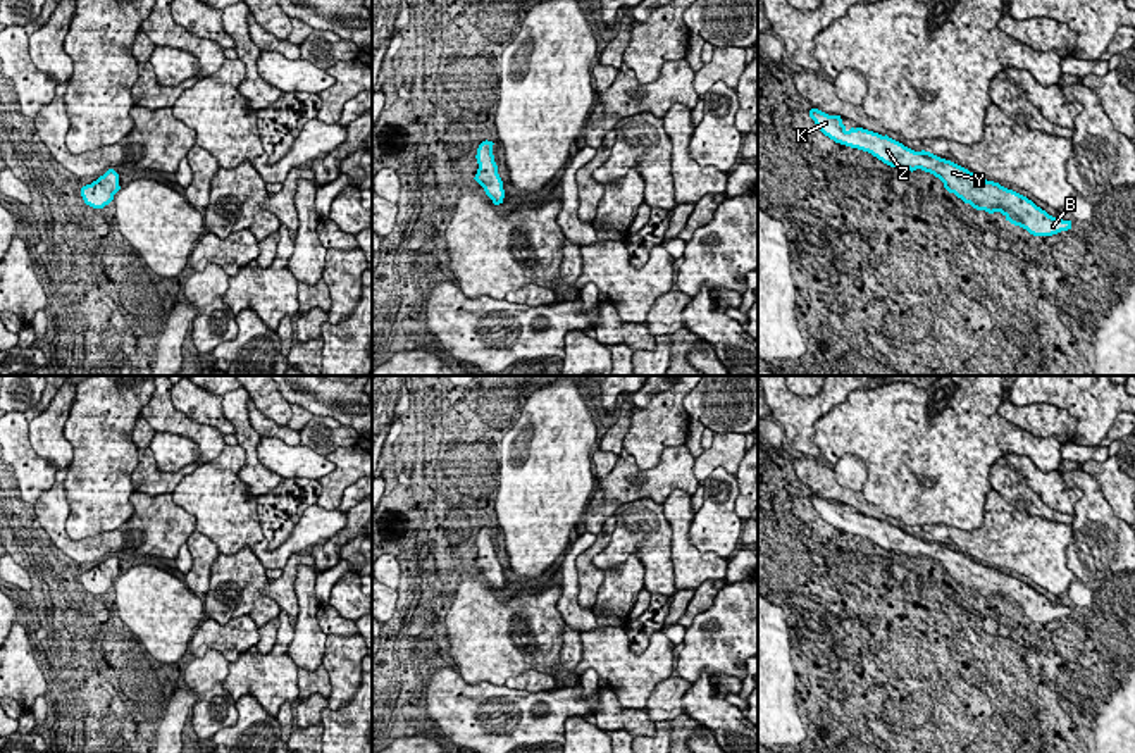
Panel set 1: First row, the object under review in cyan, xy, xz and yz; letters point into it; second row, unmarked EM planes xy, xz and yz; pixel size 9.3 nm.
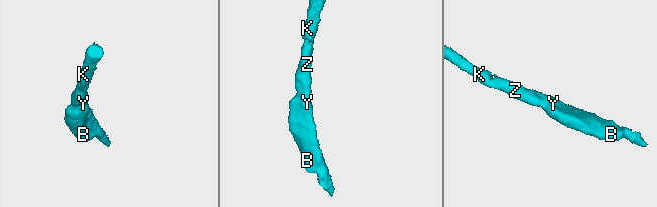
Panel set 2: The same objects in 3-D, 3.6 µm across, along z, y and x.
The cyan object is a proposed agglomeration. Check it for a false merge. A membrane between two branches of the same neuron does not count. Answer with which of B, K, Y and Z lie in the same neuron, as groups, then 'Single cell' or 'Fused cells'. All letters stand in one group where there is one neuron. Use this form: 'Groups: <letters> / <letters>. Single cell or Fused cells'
Groups: B K Y Z. Single cell

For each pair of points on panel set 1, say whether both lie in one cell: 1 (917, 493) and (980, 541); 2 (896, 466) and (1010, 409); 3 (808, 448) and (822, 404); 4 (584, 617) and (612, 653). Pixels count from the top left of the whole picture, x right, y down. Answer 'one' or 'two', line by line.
1: two
2: two
3: one
4: two

